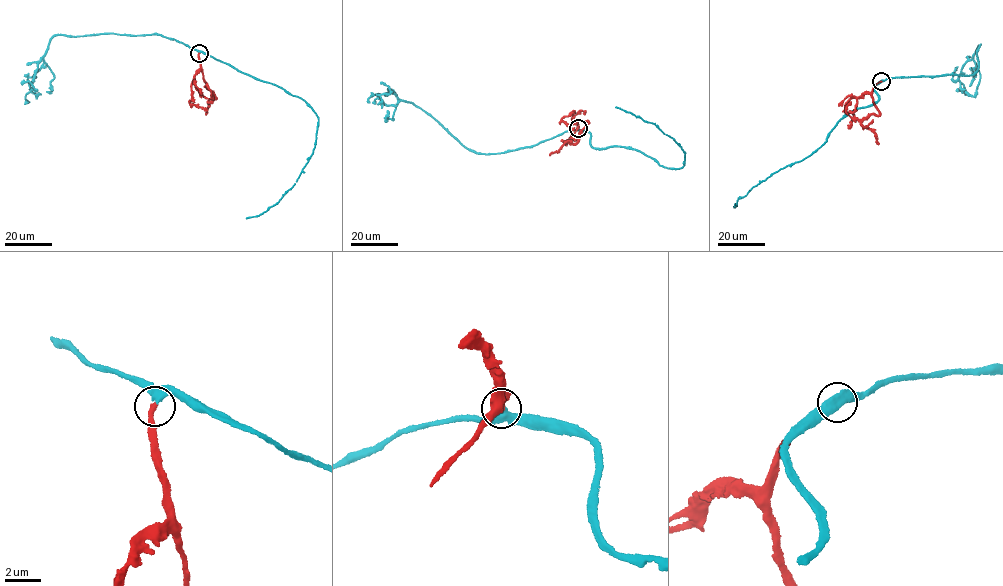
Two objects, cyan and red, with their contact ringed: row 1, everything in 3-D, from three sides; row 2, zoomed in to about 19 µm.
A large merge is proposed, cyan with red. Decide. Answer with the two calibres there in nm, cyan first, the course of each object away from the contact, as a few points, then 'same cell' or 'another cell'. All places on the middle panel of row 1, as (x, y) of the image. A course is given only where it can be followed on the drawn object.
320 nm thick on the cyan side, 360 nm on the other; cyan runs (578, 128), (590, 132), (593, 147), (631, 149), (660, 166), (683, 166), (684, 152), (674, 140), (616, 106); red runs (578, 128), (566, 144), (570, 139), (578, 141), (568, 140), (549, 155); same cell

